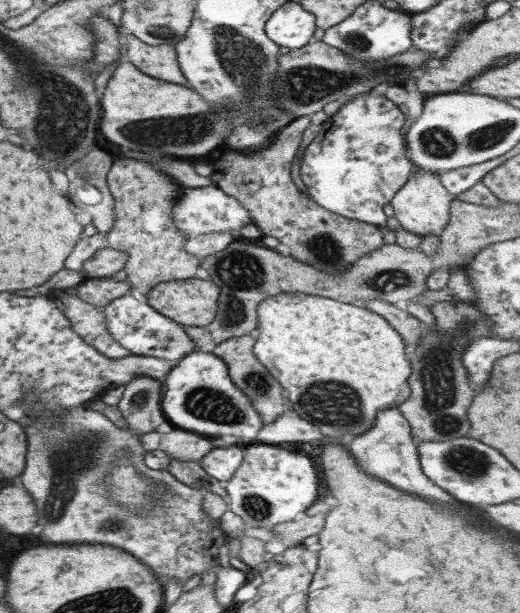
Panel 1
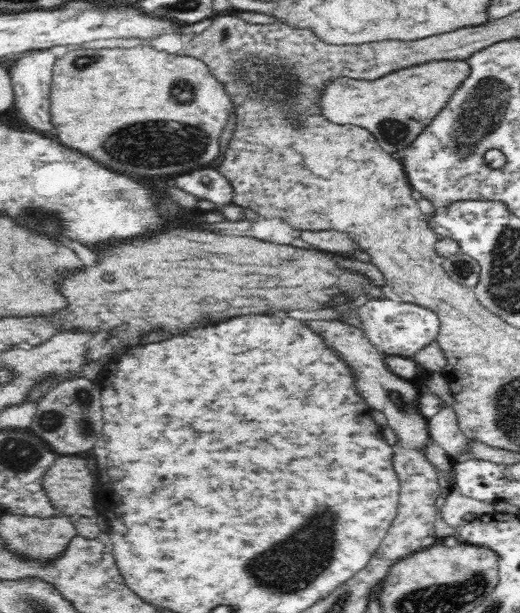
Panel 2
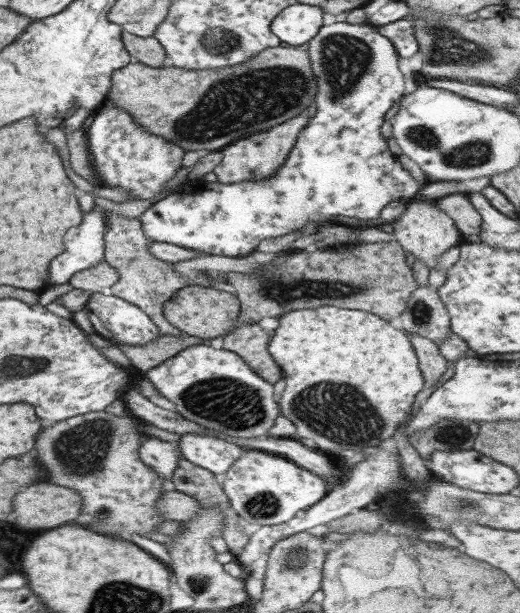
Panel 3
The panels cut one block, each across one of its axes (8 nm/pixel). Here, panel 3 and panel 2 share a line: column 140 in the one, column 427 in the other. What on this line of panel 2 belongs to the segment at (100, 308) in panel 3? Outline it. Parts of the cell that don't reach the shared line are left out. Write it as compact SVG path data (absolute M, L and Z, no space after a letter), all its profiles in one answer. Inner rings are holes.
M372 299L357 310L357 326L376 350L385 356L403 356L411 358L436 340L440 321L436 313L418 305L395 302L391 299Z

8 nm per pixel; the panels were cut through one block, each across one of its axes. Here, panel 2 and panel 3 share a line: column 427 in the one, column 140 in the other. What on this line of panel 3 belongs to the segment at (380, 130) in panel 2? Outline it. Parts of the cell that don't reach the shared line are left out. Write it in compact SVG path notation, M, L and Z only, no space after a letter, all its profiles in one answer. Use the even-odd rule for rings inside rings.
M275 46L263 49L241 64L222 69L183 70L167 64L151 68L131 61L123 68L114 70L110 88L105 97L114 108L123 110L135 124L149 134L178 145L184 153L189 151L222 151L234 141L248 138L252 134L266 131L295 116L305 113L314 104L316 79L309 67L309 53L296 47Z

